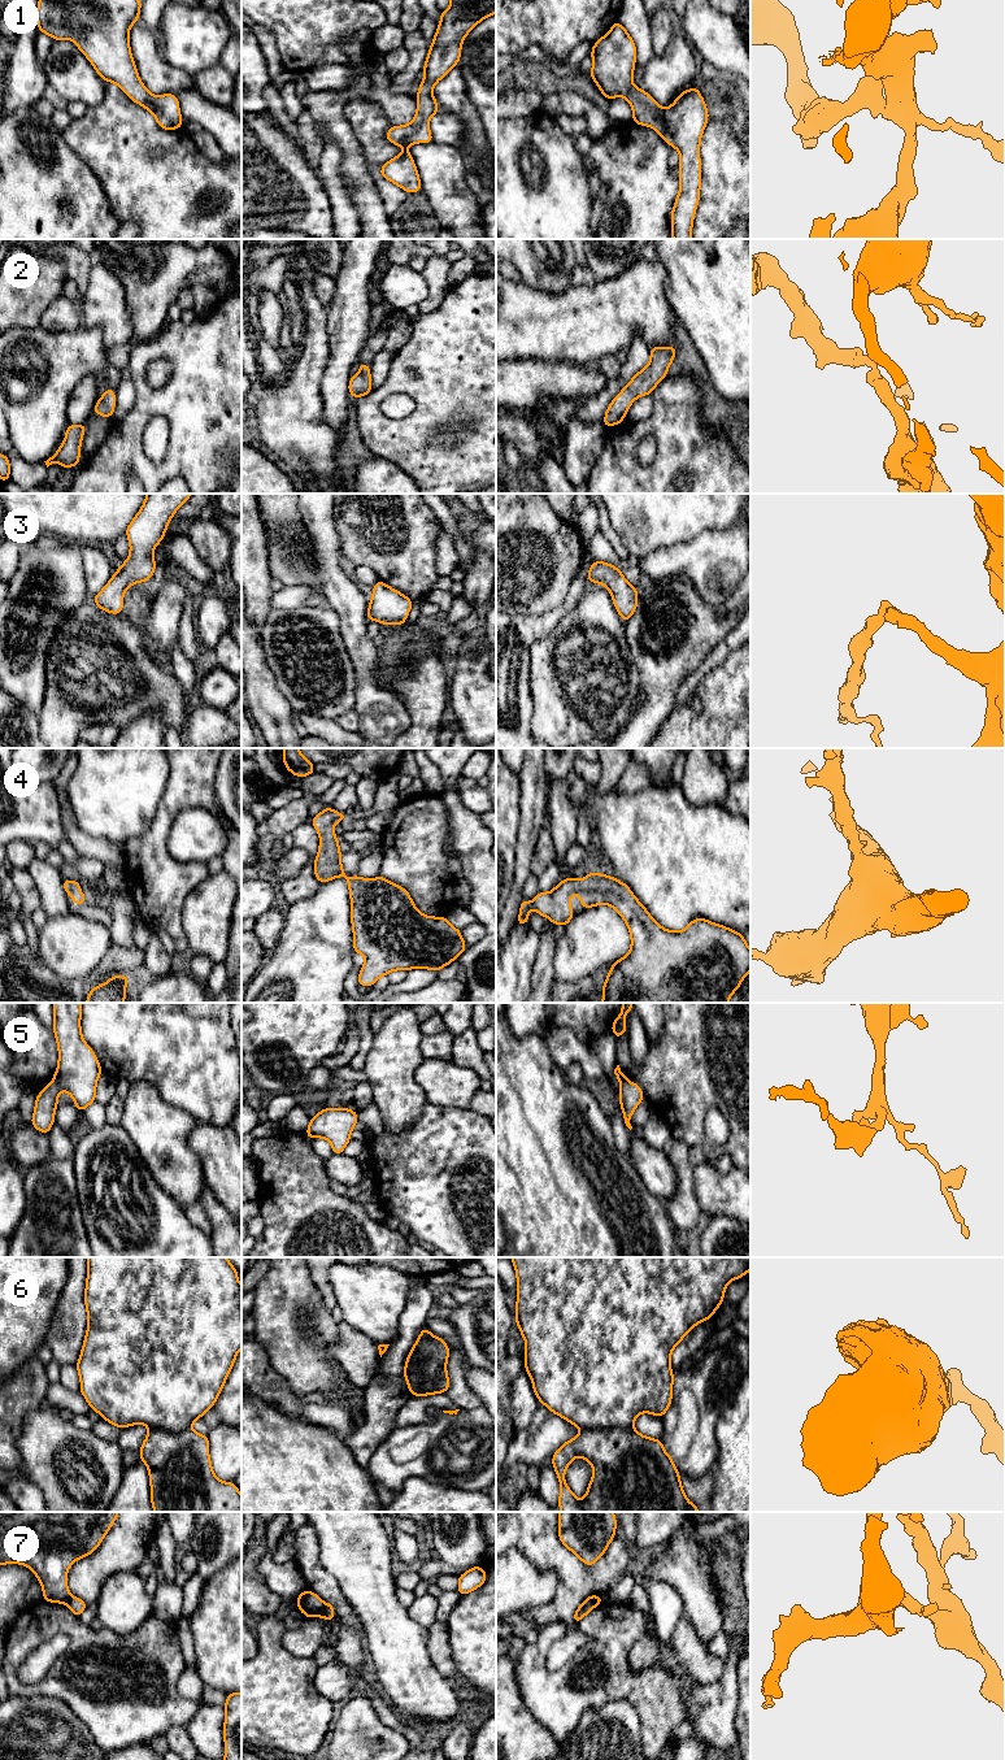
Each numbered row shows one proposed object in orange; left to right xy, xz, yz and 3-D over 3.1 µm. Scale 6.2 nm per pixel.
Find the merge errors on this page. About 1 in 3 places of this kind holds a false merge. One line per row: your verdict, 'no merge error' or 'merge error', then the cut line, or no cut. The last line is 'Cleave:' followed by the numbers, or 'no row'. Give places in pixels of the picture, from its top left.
1: no merge error; no cut
2: no merge error; no cut
3: no merge error; no cut
4: no merge error; no cut
5: merge error; cut in xy along (52, 1082), (59, 1090)
6: merge error; cut in xz along (413, 1348), (421, 1357), (421, 1378), (425, 1382), (436, 1378)
7: merge error; cut in xz along (325, 1603), (322, 1615)
Cleave: 5, 6, 7

